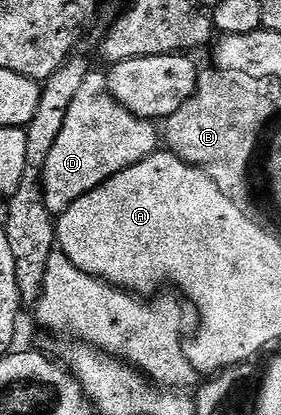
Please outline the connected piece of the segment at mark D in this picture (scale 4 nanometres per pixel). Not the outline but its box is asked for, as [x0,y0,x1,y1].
[44,72,162,216]

